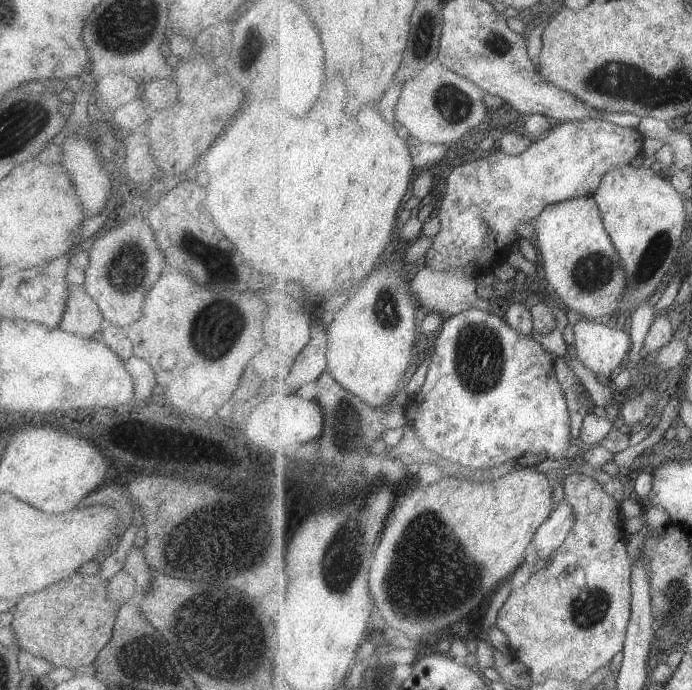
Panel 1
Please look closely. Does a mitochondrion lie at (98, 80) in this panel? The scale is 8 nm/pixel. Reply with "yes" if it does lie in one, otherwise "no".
no

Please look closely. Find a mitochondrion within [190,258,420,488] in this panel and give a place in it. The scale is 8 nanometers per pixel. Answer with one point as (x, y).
(348, 441)

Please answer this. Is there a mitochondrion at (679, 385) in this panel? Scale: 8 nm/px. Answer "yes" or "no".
no

